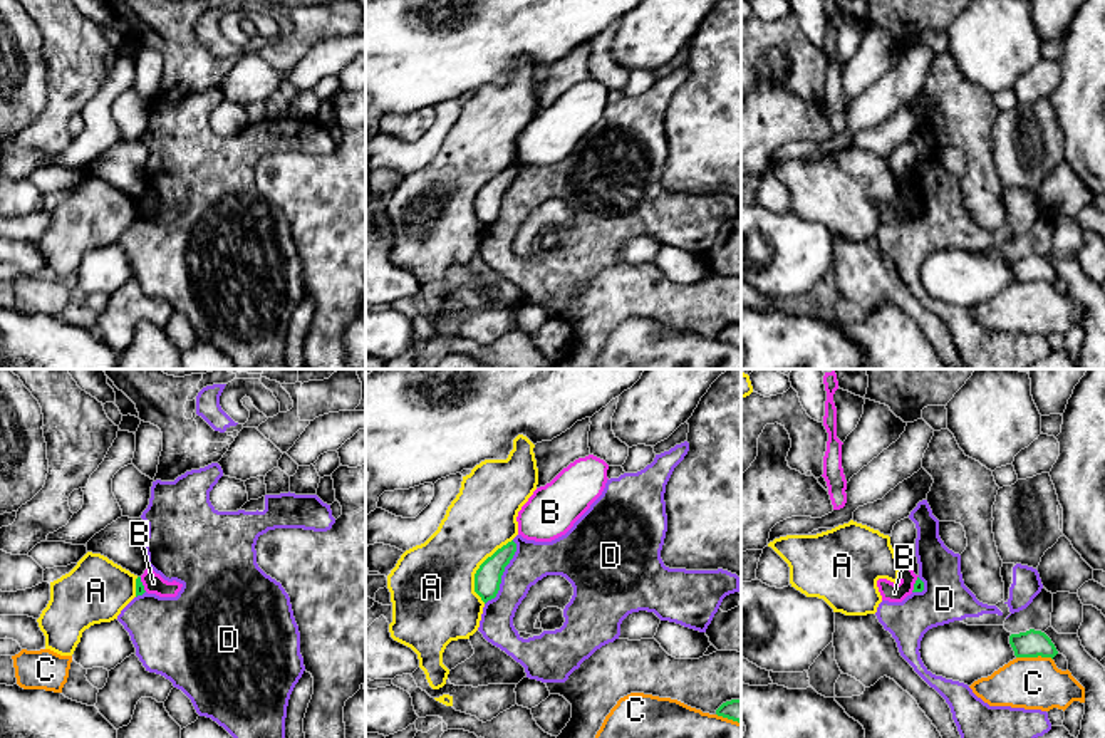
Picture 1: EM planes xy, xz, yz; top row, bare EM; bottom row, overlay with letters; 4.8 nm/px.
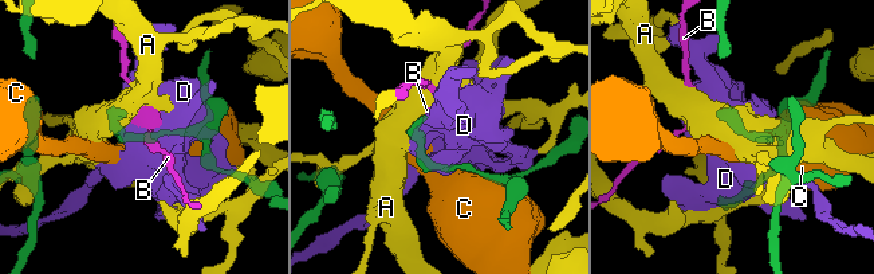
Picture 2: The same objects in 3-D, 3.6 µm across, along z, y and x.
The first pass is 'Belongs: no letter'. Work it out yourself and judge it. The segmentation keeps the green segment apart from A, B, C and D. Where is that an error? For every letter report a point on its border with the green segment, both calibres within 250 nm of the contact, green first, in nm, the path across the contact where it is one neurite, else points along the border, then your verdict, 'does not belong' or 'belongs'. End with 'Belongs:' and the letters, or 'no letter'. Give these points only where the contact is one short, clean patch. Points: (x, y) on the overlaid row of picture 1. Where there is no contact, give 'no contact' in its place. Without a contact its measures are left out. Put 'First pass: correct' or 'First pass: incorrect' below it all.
A: xz (478, 569) | 130/400 nm | does not belong
B: yz (914, 584) | 50/100 nm | along yz (918, 576), (911, 591) | does not belong
C: yz (1035, 656) | 130/260 nm | does not belong
D: xz (502, 574) | 130/190 nm | does not belong
Belongs: no letter
First pass: correct

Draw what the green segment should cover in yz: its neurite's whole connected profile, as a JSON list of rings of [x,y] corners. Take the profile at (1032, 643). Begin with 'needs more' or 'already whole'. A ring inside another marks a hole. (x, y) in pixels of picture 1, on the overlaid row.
already whole; [[[1030,629],[1026,632],[1011,634],[1009,644],[1016,657],[1055,657],[1058,654],[1051,639],[1041,632]]]

